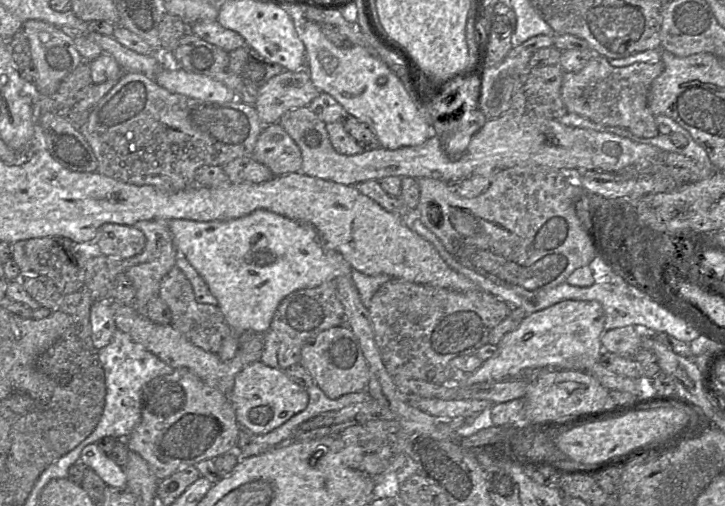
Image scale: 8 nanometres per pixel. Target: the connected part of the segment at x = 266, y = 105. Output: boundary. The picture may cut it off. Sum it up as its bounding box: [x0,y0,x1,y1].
[254,70,320,125]

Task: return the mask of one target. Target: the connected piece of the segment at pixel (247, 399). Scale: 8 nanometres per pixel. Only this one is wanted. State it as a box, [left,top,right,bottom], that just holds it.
[228,361,309,434]

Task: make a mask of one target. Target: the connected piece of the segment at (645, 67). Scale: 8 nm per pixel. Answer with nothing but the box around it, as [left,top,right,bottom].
[561,54,663,138]

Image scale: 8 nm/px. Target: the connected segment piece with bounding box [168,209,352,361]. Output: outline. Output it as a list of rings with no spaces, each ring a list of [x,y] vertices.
[[[263,209],[227,221],[172,219],[168,221],[168,226],[179,255],[186,258],[205,280],[232,329],[232,334],[218,352],[222,361],[234,358],[239,350],[239,338],[246,331],[269,331],[279,304],[289,294],[300,289],[317,287],[327,281],[335,281],[341,273],[348,273],[352,269],[340,253],[320,242],[316,230],[311,225]]]

